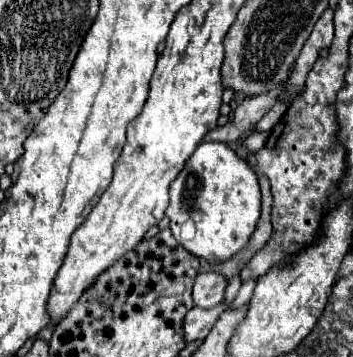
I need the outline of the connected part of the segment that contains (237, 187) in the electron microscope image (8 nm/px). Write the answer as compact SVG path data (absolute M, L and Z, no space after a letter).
M201 143L195 149L195 153L187 159L179 177L171 183L169 193L171 193L171 199L165 211L165 215L171 219L169 229L173 231L173 237L179 241L179 245L183 237L183 247L191 255L195 255L199 261L221 263L221 261L231 259L235 253L239 253L249 243L249 237L253 235L259 215L261 215L259 179L249 167L249 163L241 161L235 155L235 151L225 143Z

